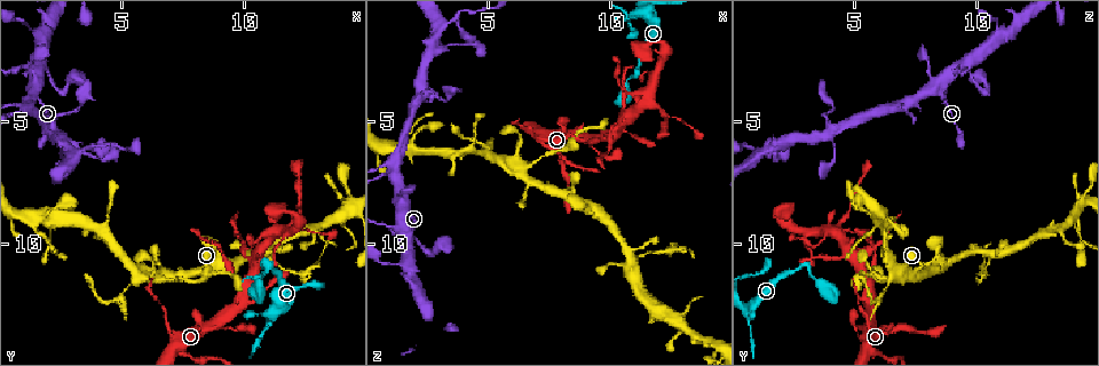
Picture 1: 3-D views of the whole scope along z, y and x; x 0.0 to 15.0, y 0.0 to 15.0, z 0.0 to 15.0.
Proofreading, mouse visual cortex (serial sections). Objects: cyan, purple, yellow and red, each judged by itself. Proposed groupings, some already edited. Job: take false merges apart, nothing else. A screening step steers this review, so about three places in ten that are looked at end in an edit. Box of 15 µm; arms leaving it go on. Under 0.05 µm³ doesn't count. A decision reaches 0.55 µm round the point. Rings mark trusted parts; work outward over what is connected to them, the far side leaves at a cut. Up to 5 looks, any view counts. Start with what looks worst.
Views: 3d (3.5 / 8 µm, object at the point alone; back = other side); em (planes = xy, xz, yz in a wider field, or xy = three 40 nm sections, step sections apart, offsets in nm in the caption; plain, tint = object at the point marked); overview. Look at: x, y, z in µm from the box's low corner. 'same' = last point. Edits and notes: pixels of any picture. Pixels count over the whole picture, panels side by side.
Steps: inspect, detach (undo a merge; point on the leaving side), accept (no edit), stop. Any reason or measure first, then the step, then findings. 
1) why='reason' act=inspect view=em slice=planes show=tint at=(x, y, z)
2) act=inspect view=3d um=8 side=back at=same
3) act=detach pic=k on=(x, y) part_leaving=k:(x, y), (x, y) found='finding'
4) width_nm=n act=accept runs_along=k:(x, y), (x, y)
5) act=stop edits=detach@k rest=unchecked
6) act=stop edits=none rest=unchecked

why='thick turns thin' act=inspect view=3d um=3.5 at=(10.0, 11.6, 5.5)

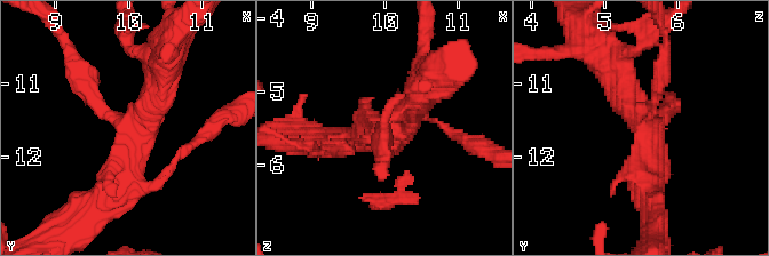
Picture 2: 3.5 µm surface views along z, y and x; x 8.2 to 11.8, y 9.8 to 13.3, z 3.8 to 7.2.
arms=3 arm_widths_nm=150,350,450 why='need the tissue' act=inspect view=em slice=xy step=1 show=tint at=(10.10, 11.60, 5.60)

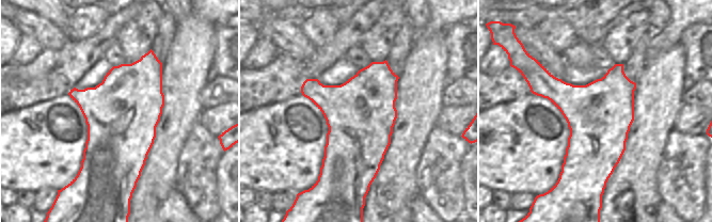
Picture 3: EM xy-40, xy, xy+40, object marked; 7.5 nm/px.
act=accept runs_along=2:(108, 197), (164, 68) found='continuous, no second cell'

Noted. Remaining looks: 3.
why='sudden change in width' act=inspect view=3d um=3.5 at=(12.3, 9.5, 4.6)

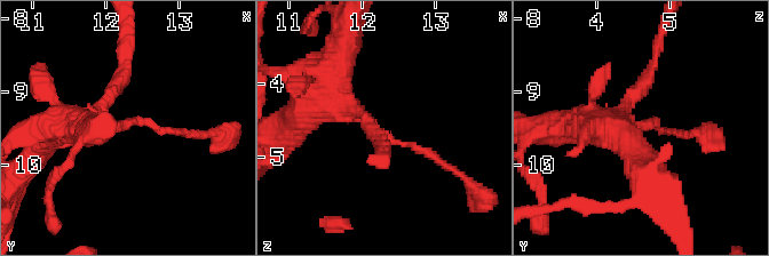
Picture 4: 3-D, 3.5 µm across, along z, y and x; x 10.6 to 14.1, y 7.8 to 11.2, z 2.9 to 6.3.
act=inspect view=em slice=planes show=tint at=(12.20, 9.45, 4.55)

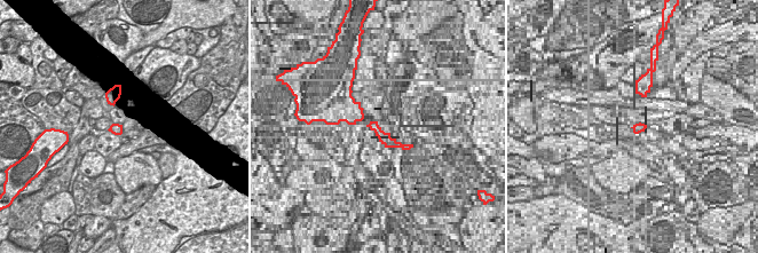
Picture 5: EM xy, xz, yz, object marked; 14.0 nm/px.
why='another direction' act=inspect view=em slice=xy step=2 show=tint at=same

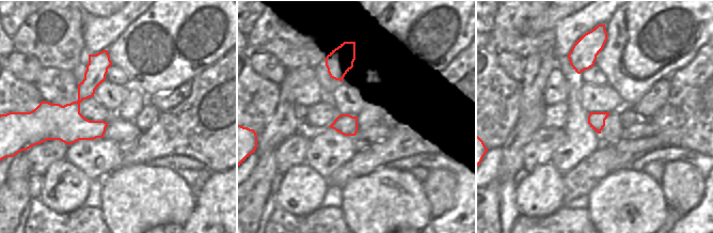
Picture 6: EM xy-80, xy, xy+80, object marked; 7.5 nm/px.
act=accept runs_along=6:(105, 52), (92, 81), (50, 137) found='continuous, no second cell'

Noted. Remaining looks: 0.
act=stop edits=none rest=unchecked

